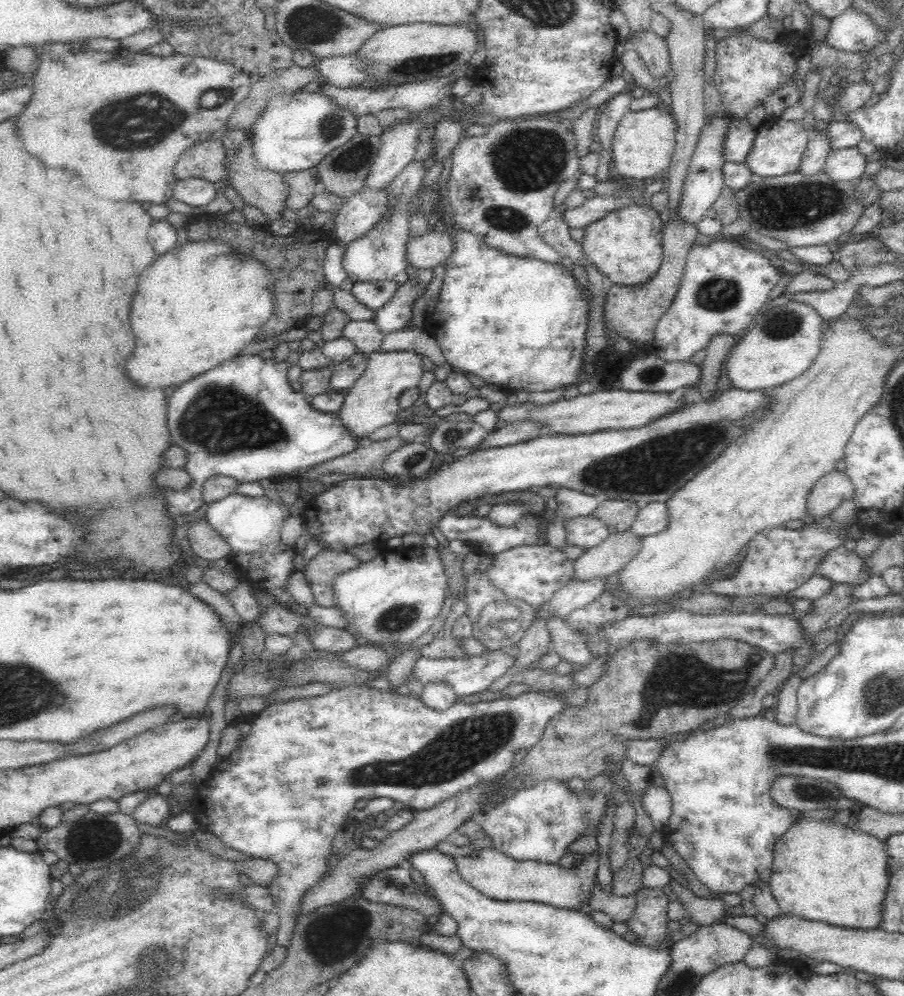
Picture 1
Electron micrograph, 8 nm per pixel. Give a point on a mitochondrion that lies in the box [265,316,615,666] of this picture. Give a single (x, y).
(401, 616)

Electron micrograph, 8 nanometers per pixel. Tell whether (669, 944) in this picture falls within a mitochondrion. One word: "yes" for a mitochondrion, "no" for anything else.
no

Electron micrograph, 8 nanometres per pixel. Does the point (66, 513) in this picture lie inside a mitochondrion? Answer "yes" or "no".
no

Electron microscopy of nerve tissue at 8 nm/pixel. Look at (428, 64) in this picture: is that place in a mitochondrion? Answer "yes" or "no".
yes

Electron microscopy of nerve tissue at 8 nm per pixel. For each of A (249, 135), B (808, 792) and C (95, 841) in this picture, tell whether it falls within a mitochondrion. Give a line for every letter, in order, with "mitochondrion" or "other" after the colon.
A: other
B: mitochondrion
C: mitochondrion

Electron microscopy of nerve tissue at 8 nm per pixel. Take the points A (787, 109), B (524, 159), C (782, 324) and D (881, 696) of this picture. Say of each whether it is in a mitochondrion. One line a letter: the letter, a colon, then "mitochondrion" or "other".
A: other
B: mitochondrion
C: mitochondrion
D: mitochondrion

